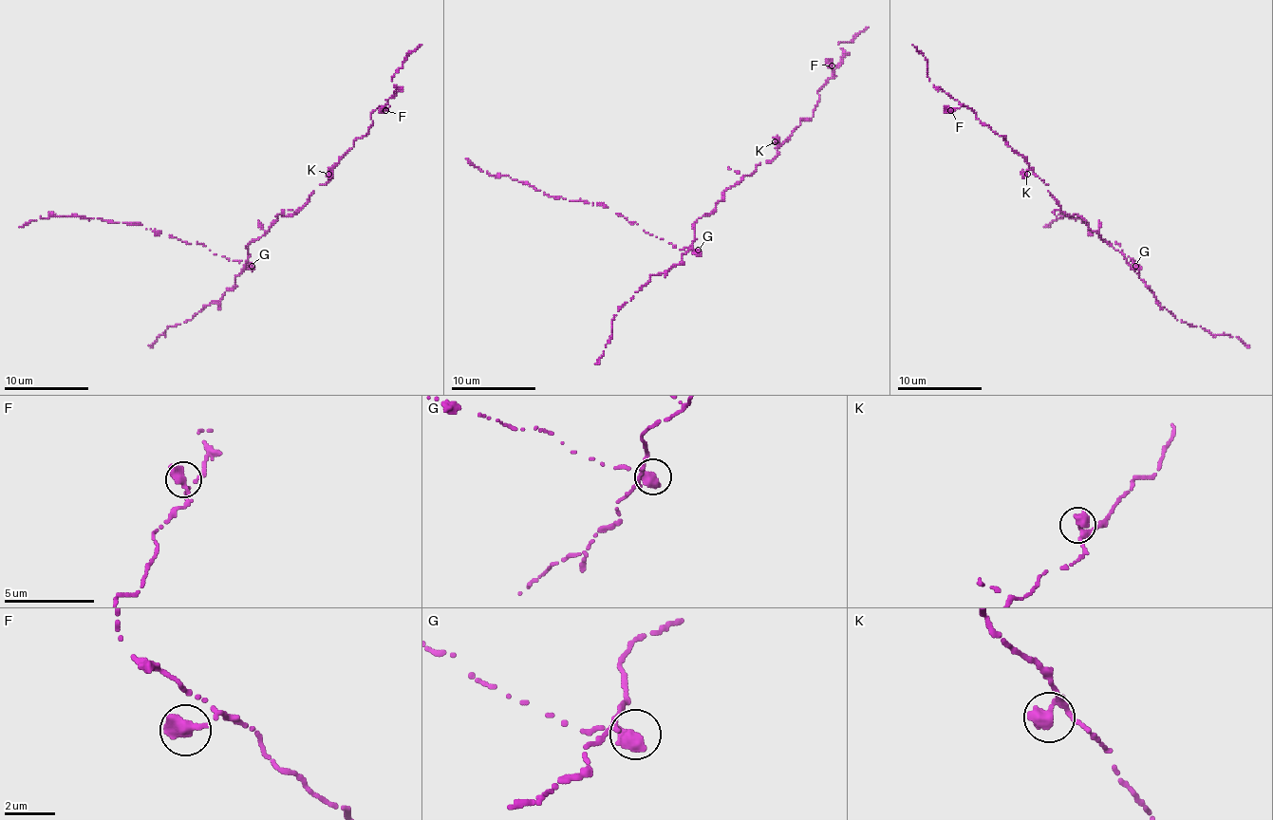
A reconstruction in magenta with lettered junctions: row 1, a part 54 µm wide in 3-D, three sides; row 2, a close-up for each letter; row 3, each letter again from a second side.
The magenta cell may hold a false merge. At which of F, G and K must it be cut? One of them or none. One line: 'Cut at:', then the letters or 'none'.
Cut at: G

